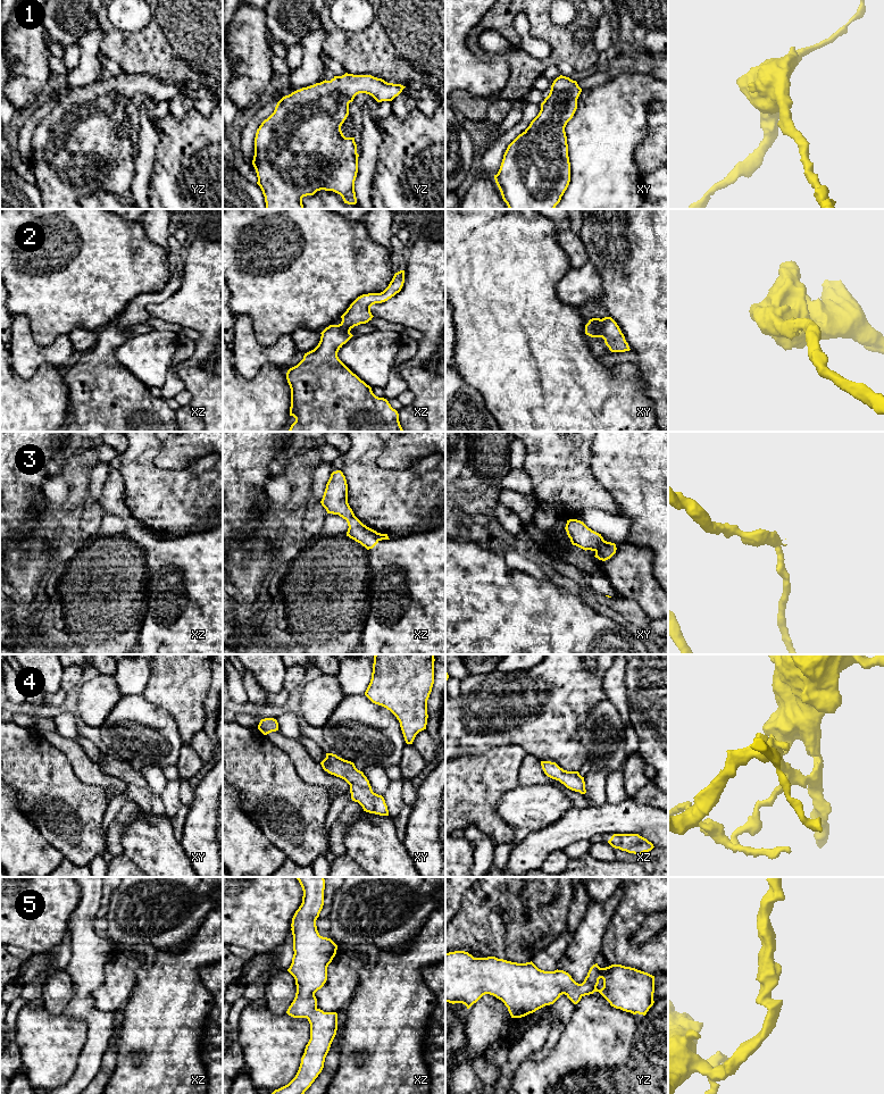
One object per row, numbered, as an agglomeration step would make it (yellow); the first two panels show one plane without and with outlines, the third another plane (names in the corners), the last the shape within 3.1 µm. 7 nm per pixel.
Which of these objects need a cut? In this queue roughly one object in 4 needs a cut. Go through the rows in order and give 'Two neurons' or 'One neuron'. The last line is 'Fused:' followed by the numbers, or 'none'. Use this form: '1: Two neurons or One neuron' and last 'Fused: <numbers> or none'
1: One neuron
2: One neuron
3: Two neurons
4: One neuron
5: One neuron
Fused: 3

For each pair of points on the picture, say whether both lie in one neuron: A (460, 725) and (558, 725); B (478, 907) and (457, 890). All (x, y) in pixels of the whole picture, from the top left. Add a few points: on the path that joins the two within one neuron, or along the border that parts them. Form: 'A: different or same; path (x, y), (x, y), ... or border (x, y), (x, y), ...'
A: same; path (484, 724), (534, 724)
B: different; border (469, 888), (463, 896), (461, 905), (457, 912)

